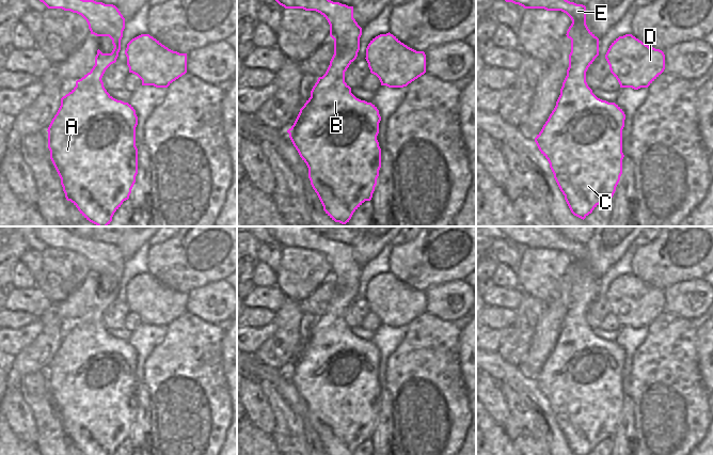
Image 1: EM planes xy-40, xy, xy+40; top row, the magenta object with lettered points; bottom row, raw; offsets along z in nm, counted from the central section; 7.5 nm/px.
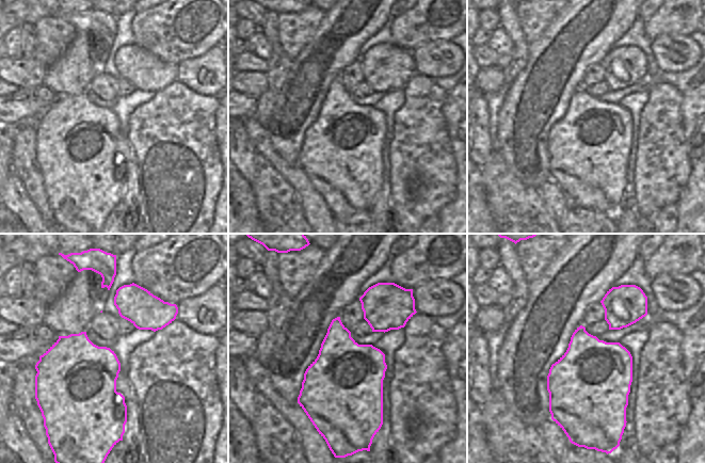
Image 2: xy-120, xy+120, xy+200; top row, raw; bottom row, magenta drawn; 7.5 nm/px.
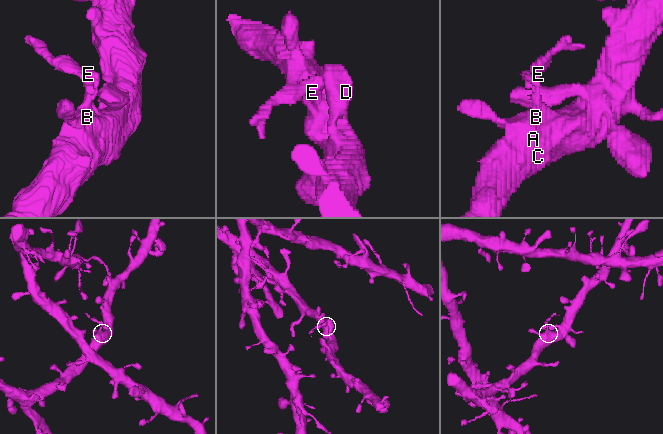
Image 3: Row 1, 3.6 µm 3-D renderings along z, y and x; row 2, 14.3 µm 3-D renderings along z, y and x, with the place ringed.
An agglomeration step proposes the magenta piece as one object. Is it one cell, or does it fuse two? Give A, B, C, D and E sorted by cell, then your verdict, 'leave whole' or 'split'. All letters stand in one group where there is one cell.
A B C D E | leave whole

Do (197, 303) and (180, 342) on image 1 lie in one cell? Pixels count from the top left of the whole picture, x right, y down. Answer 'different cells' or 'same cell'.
different cells

